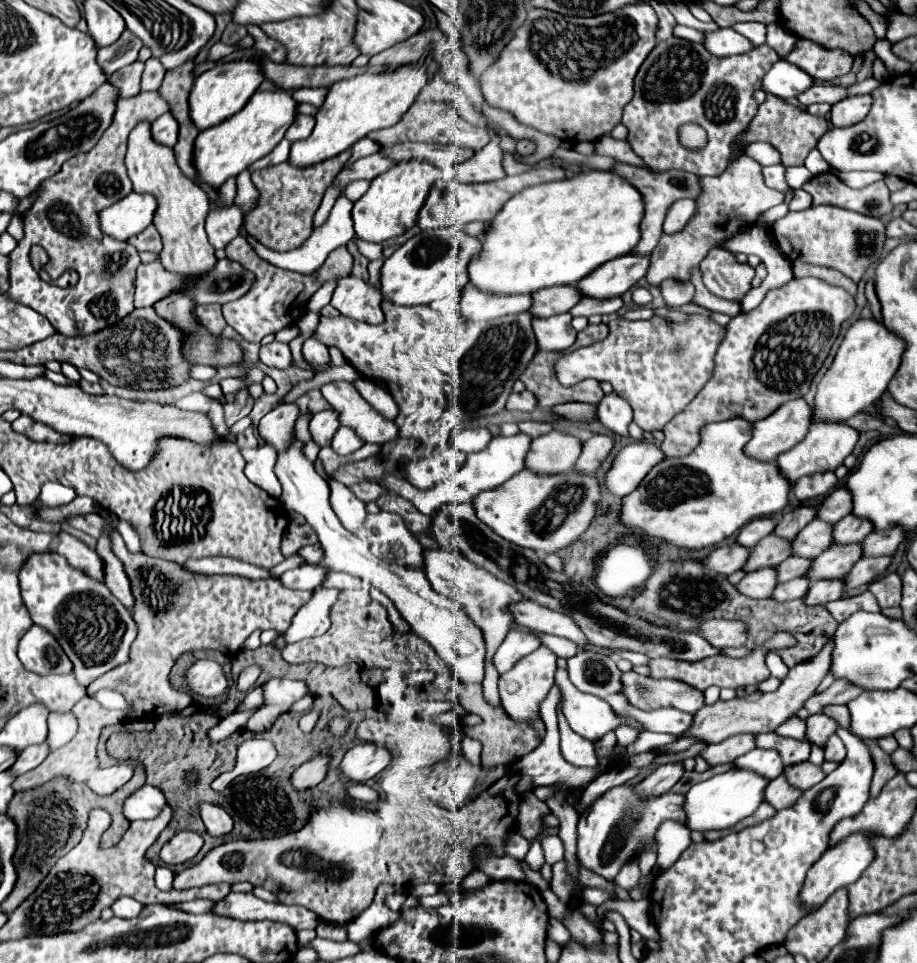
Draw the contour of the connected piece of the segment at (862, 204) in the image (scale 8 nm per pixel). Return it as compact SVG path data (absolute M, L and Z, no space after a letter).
M826 172L814 176L802 188L812 196L812 206L830 204L874 218L880 218L892 210L890 190L884 186L884 180L854 190L846 186L836 174Z

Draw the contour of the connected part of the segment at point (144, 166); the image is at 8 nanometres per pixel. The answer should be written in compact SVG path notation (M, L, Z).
M138 124L128 136L128 152L126 152L126 168L128 178L134 184L134 192L138 194L152 194L158 202L154 212L154 226L162 236L162 252L160 262L162 266L178 276L186 276L188 280L196 280L208 274L218 258L214 256L214 246L208 242L204 222L210 212L208 194L202 192L194 182L190 182L176 164L172 148L160 146L150 136L150 124Z

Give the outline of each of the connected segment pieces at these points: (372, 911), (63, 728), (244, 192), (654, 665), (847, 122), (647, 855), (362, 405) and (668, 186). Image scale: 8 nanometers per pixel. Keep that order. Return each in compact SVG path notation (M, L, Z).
M380 884L374 896L374 902L366 912L362 912L356 920L348 924L348 938L352 942L362 942L366 936L370 936L374 930L380 930L384 926L390 926L400 920L400 912L392 912L386 906L386 896L398 894L400 886L394 884Z
M50 712L48 736L46 736L46 744L48 744L50 750L56 750L56 748L64 746L66 742L70 742L74 732L76 732L76 720L74 720L72 712L68 712L68 714Z
M244 170L244 172L240 172L240 174L236 176L238 196L236 196L236 202L234 202L234 204L242 204L242 208L246 208L246 212L254 208L254 202L256 202L256 198L258 198L258 192L256 192L252 180L250 180L250 174L252 174L250 170Z
M778 634L772 640L768 640L762 648L756 648L750 656L746 658L728 658L728 656L710 656L706 660L700 662L682 662L682 660L674 660L674 658L656 658L650 660L650 676L654 678L676 678L682 680L698 690L706 690L708 686L720 686L720 688L738 688L738 686L748 686L748 684L758 684L766 678L770 678L770 670L764 664L764 656L772 650L772 648L784 648L794 644L790 634Z
M870 94L866 96L852 96L852 98L846 98L838 104L832 106L832 112L830 112L830 122L832 126L852 126L852 124L858 124L860 120L866 118L868 110L870 110L870 104L872 104L872 98Z
M650 850L650 852L644 852L644 854L640 856L640 860L638 860L638 866L640 866L640 872L642 872L642 876L648 876L648 874L652 872L654 864L656 864L656 852L654 852L654 850Z
M328 382L322 386L322 394L334 406L334 410L338 410L340 424L352 428L360 440L386 442L398 436L396 424L386 420L378 410L374 410L360 396L352 382Z
M614 164L614 168L610 168L610 172L614 172L616 176L624 178L626 182L634 184L634 188L642 194L642 200L644 200L644 218L642 218L642 224L640 224L640 242L638 246L632 250L632 254L636 256L650 256L652 250L656 248L660 236L662 236L662 220L666 216L666 208L670 208L670 204L674 200L680 200L680 198L694 198L698 196L700 192L700 186L698 186L698 176L690 174L690 172L678 172L678 170L670 170L670 172L652 172L652 170L646 170L646 168L636 168L636 166L630 166L630 164Z

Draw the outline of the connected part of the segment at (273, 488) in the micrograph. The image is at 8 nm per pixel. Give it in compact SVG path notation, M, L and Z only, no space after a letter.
M262 444L258 448L242 448L242 456L246 460L244 474L254 484L262 486L270 496L278 498L282 493L281 484L274 473L277 452L268 444Z

